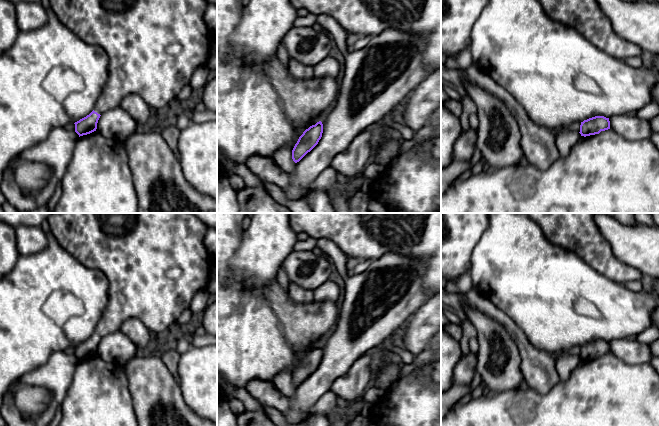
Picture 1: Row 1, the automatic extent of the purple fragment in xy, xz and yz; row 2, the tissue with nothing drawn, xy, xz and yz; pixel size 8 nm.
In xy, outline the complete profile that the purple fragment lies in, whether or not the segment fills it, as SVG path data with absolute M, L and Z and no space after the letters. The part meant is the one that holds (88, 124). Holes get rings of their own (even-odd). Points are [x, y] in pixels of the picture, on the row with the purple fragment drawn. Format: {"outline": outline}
{"outline": "M50 0L51 10L82 41L102 47L109 59L109 77L93 111L75 122L80 136L97 129L102 113L120 107L129 94L138 94L155 111L165 112L182 88L189 84L194 71L207 64L211 56L212 35L204 21L206 0Z"}

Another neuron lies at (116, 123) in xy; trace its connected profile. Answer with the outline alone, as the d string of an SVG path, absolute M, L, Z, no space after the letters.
M116 107L101 114L96 130L106 138L117 139L124 143L138 132L138 125L125 110Z

